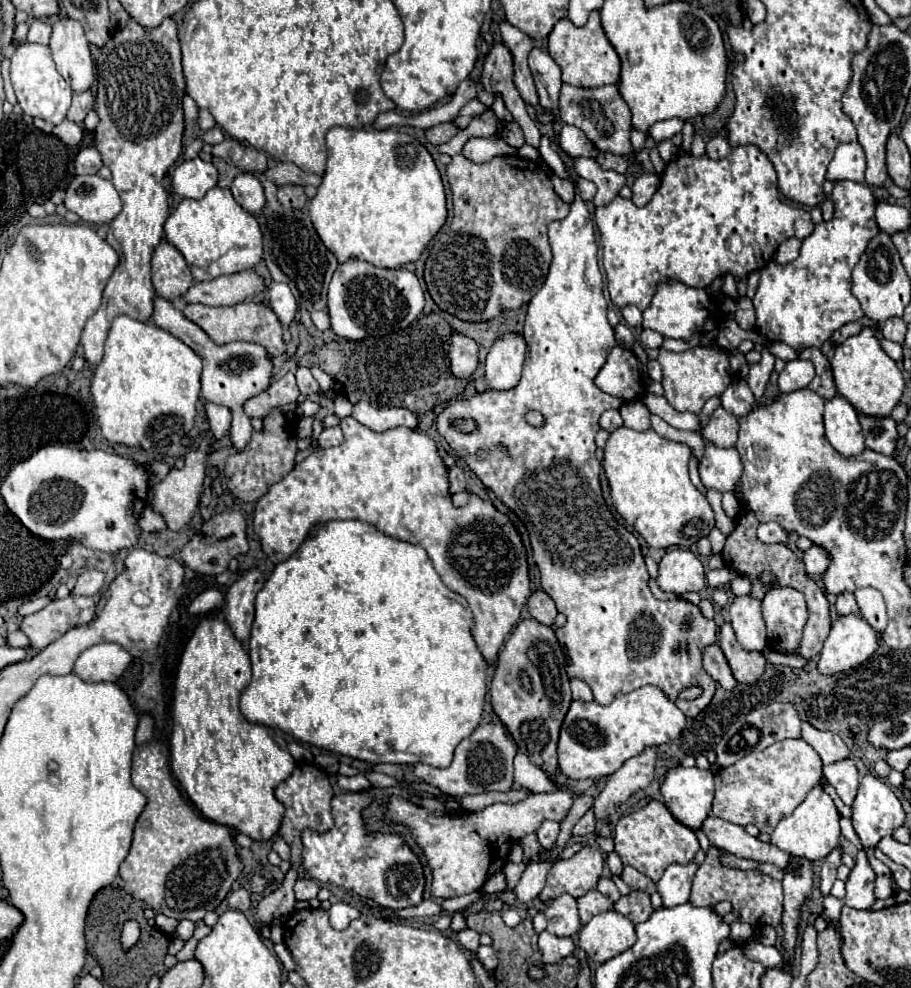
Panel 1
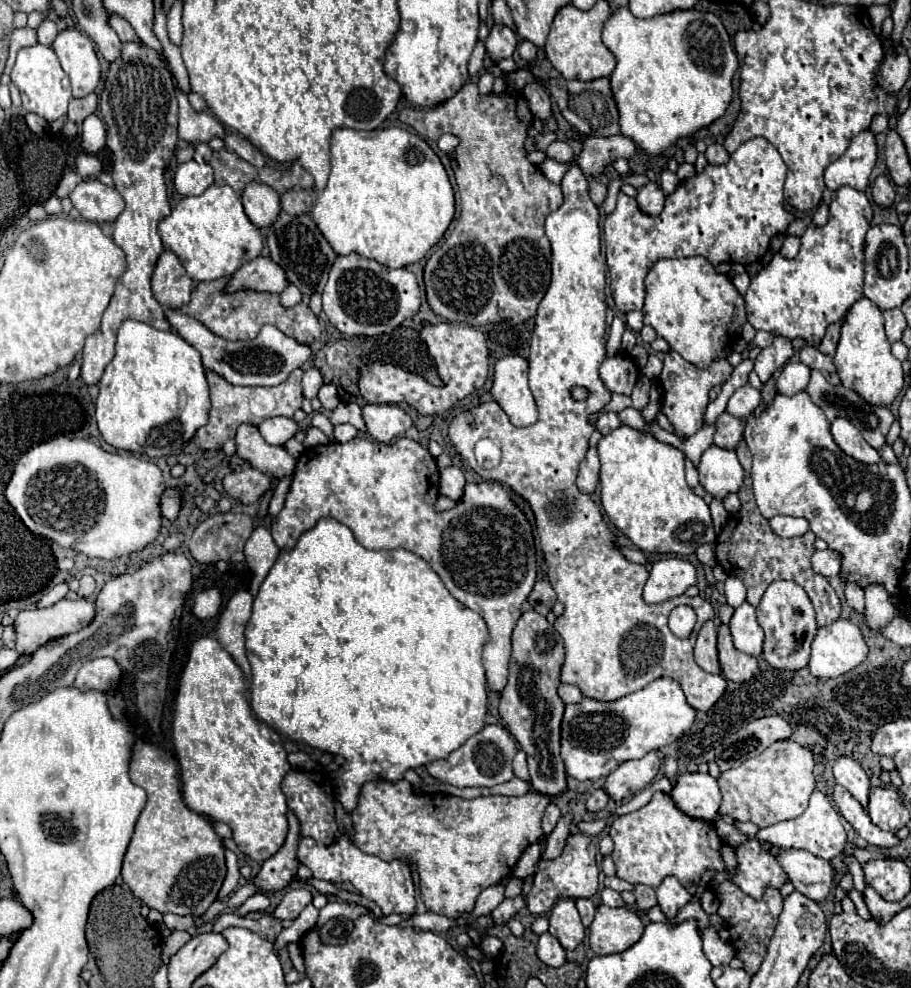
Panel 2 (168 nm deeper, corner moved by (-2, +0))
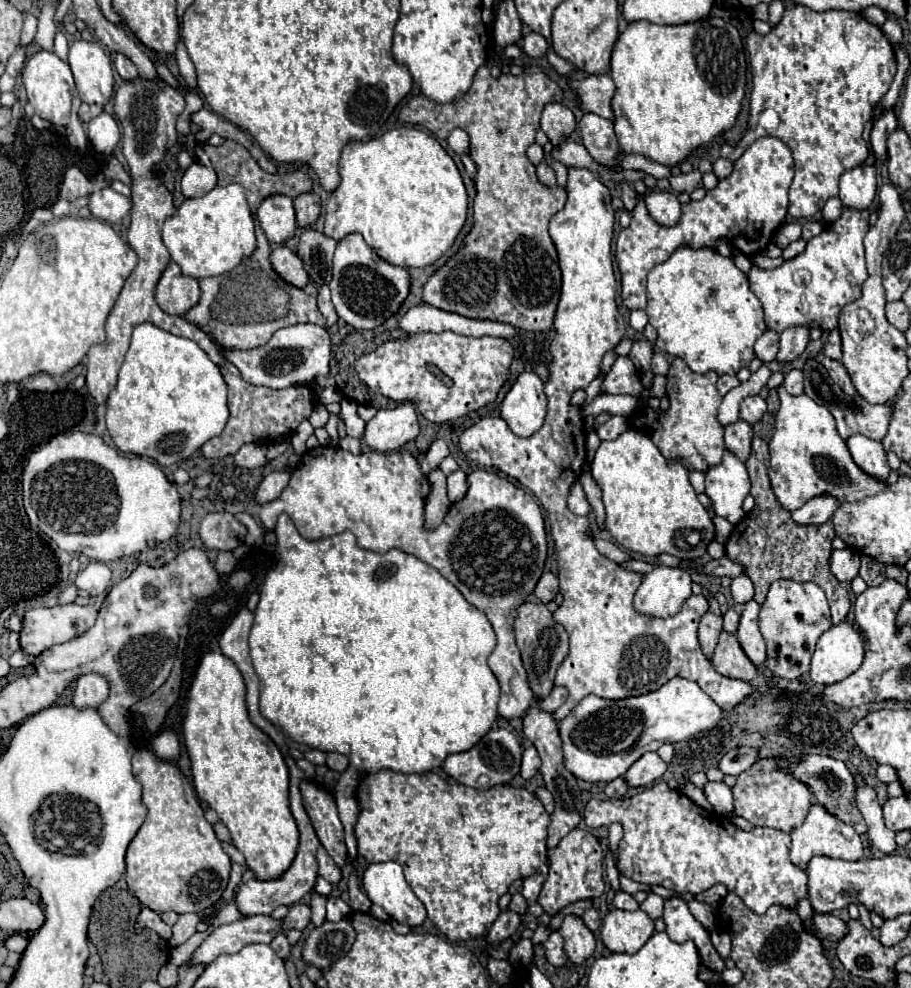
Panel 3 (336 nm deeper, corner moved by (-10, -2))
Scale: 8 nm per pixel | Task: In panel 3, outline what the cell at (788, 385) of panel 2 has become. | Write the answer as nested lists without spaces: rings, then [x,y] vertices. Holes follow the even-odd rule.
[[[791,369],[787,375],[785,375],[785,381],[783,381],[785,389],[791,393],[791,395],[801,395],[803,393],[803,373],[799,369]]]

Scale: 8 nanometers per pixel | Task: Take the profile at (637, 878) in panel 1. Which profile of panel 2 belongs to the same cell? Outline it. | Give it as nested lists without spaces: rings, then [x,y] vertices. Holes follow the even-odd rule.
[[[635,885],[635,897],[637,897],[637,909],[639,911],[649,911],[653,905],[657,905],[655,889],[647,885]]]

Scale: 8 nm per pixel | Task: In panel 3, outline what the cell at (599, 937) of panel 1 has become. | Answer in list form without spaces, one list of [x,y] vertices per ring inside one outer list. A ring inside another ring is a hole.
[[[613,909],[607,913],[601,925],[601,939],[613,953],[635,953],[653,933],[653,919],[641,909]]]

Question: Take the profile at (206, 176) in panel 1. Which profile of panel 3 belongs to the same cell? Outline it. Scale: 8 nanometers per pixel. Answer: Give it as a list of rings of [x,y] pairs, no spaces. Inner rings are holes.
[[[193,163],[183,179],[181,179],[181,193],[185,197],[203,197],[217,185],[217,175],[213,167],[205,167],[201,163]]]

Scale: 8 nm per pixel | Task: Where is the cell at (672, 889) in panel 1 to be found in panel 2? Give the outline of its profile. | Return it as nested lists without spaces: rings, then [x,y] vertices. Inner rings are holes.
[[[673,875],[665,877],[663,883],[655,891],[657,891],[657,903],[659,903],[659,907],[669,917],[673,917],[681,907],[685,907],[691,901],[691,893]]]

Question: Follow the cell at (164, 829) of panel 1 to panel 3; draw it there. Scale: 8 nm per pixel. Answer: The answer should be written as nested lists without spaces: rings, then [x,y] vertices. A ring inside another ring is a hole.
[[[139,749],[133,755],[133,775],[143,787],[141,801],[147,807],[147,817],[127,847],[125,865],[127,865],[127,885],[129,891],[149,909],[157,913],[175,911],[175,913],[201,913],[207,907],[215,905],[229,881],[231,859],[223,851],[221,841],[215,837],[211,823],[205,821],[203,809],[197,801],[195,789],[185,779],[185,775],[169,761],[161,761],[155,757],[151,749]]]

